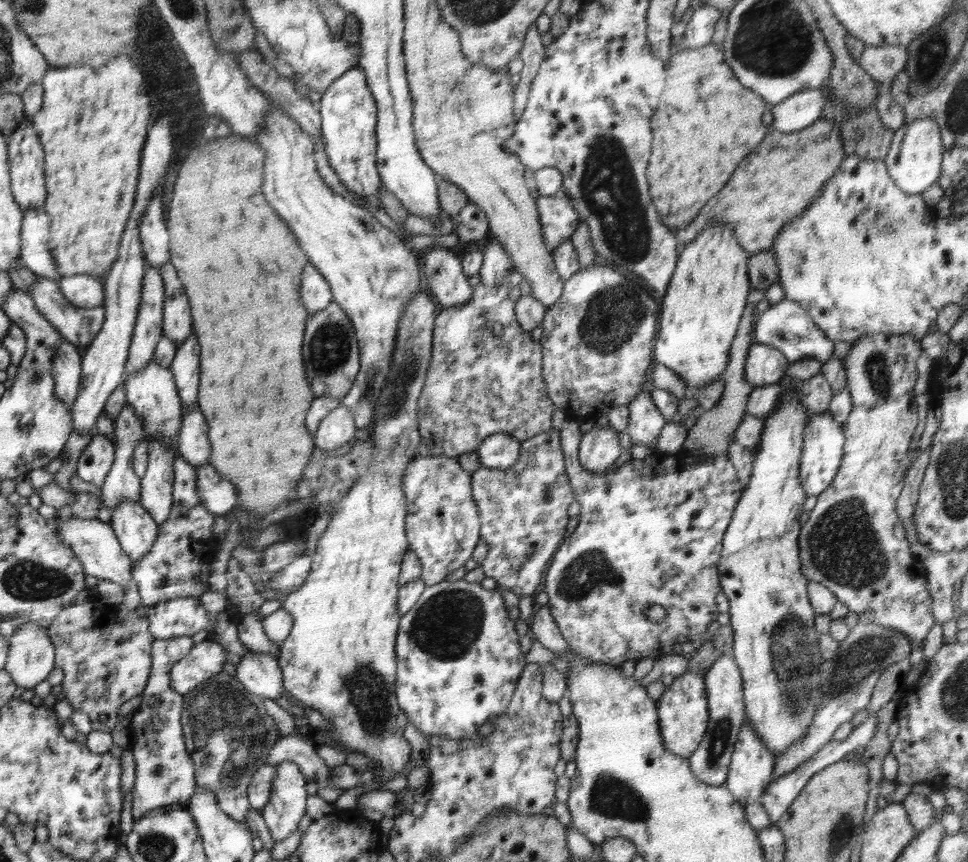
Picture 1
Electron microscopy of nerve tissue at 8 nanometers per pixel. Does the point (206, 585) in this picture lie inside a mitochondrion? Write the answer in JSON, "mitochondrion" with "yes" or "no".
{"mitochondrion":"no"}

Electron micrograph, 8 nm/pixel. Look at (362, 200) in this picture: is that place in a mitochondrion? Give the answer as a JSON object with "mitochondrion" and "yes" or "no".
{"mitochondrion":"no"}

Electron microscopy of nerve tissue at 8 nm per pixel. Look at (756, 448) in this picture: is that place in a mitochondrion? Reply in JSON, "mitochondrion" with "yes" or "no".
{"mitochondrion":"no"}

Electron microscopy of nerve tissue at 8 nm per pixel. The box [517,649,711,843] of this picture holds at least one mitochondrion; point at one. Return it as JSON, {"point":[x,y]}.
{"point":[609,796]}

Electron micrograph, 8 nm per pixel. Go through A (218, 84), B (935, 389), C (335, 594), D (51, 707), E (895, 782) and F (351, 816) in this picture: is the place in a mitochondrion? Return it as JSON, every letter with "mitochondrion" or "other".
{"A":"other","B":"other","C":"other","D":"other","E":"other","F":"other"}

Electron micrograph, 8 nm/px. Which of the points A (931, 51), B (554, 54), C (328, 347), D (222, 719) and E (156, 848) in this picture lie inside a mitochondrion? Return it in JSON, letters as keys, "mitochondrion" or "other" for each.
{"A":"mitochondrion","B":"other","C":"mitochondrion","D":"mitochondrion","E":"mitochondrion"}

